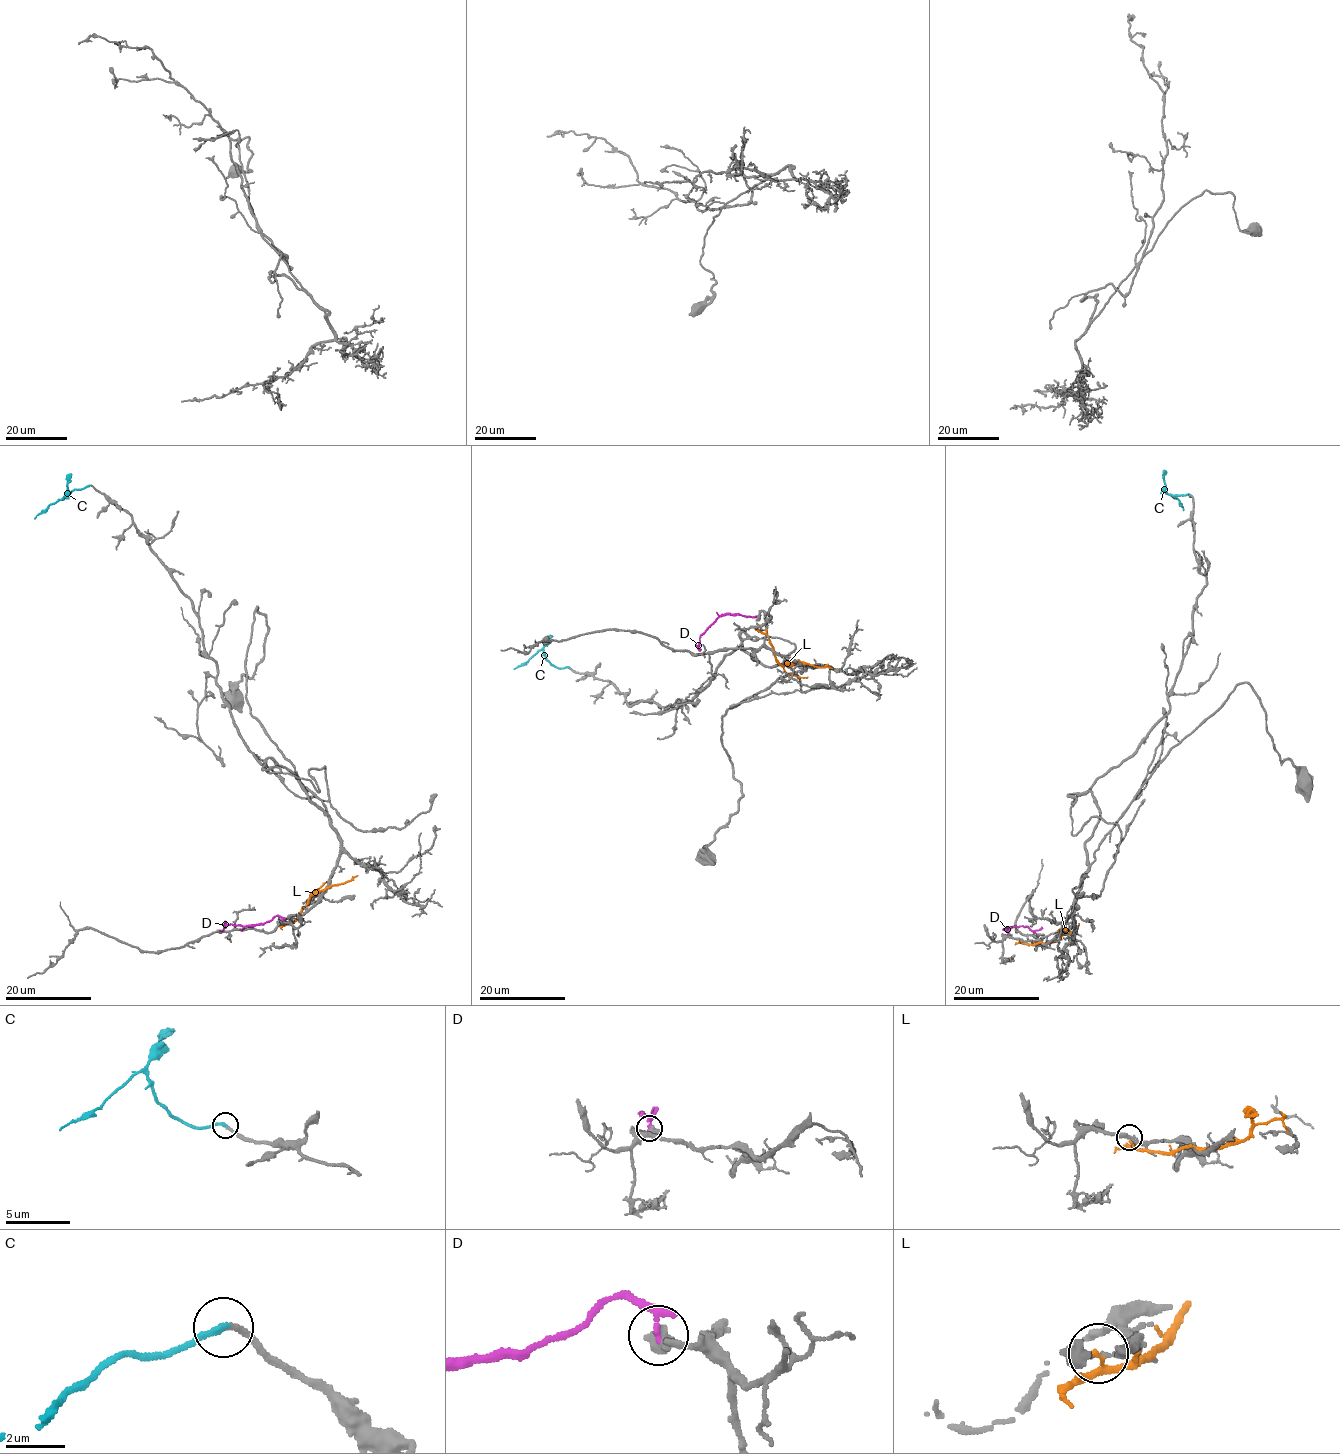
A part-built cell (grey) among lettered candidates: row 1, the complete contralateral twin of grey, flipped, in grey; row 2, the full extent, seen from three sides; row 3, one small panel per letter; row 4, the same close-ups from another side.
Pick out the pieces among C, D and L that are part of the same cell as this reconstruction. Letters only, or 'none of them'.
C

